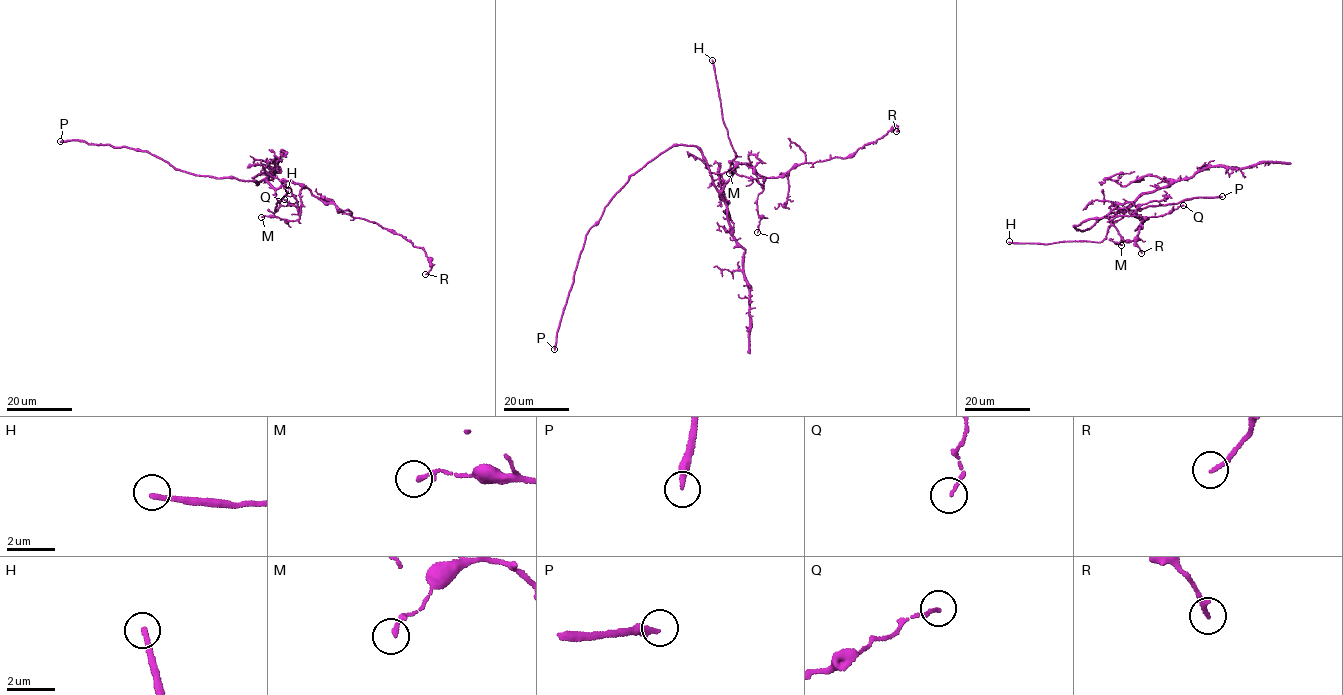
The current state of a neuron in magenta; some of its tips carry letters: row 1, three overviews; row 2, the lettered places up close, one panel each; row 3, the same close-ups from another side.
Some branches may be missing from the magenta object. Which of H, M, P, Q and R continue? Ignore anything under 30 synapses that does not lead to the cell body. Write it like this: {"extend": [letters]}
{"extend": ["H", "P"]}

